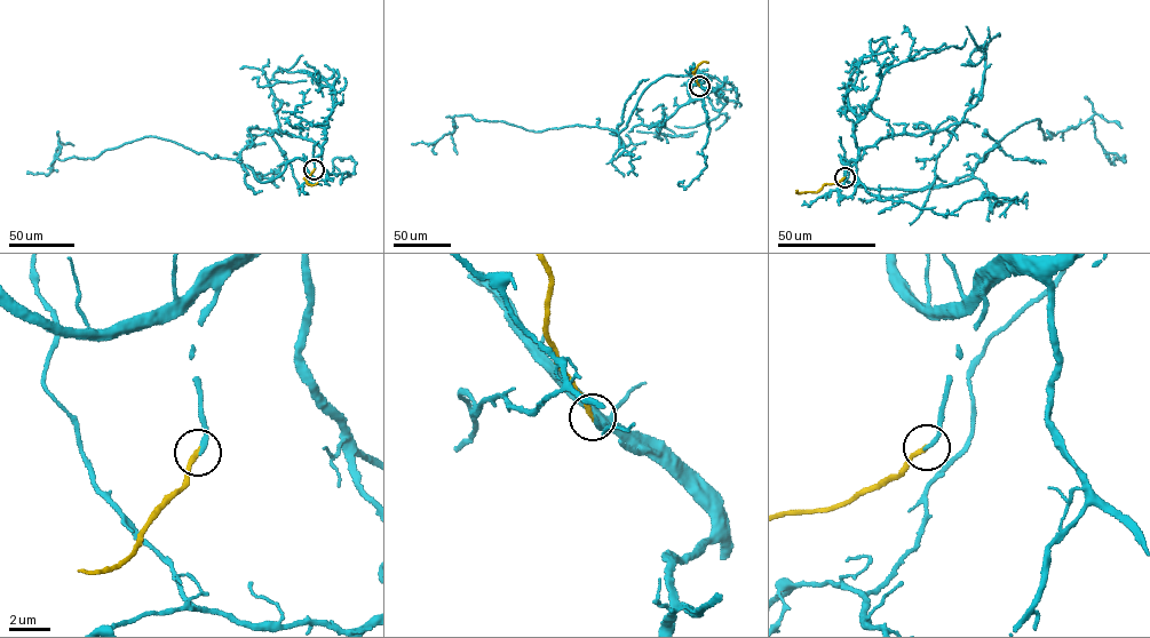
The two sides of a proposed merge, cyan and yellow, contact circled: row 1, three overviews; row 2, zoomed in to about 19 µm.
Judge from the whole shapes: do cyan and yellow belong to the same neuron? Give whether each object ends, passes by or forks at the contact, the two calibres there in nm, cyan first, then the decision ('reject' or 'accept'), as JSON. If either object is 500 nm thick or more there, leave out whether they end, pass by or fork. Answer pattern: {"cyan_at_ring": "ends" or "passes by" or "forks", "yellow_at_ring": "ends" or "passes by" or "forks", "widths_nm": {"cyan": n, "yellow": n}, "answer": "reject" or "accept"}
{"cyan_at_ring": "ends", "yellow_at_ring": "ends", "widths_nm": {"cyan": 220, "yellow": 240}, "answer": "accept"}

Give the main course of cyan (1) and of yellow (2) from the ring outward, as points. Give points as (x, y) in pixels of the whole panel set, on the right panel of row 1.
1: (845, 177), (840, 156), (864, 188), (969, 180), (1039, 119), (1051, 138), (1091, 118), (1111, 162), (1124, 158)
2: (845, 177), (825, 183), (817, 191), (796, 190)

